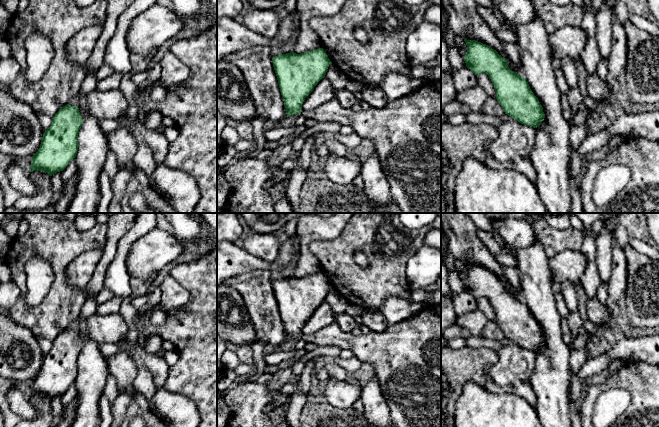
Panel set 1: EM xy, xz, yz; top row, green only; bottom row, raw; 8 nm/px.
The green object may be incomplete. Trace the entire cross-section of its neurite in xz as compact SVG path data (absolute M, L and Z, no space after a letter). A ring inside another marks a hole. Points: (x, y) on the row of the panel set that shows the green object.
M318 48L301 54L281 53L273 57L272 62L287 117L301 114L317 122L335 122L351 126L360 137L372 141L373 149L389 183L391 197L401 213L441 213L441 81L426 81L418 90L388 103L384 108L370 108L354 112L351 108L344 108L334 97L311 111L303 111L302 104L305 98L325 77L328 66L332 64L328 55L323 48Z

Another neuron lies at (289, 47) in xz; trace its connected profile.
M296 9L295 11L292 12L292 14L295 16L294 23L296 25L296 35L281 49L282 54L293 52L299 34L299 28L300 28L299 12Z

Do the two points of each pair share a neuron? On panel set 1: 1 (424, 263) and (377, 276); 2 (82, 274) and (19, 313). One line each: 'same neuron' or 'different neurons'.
1: different neurons
2: different neurons

